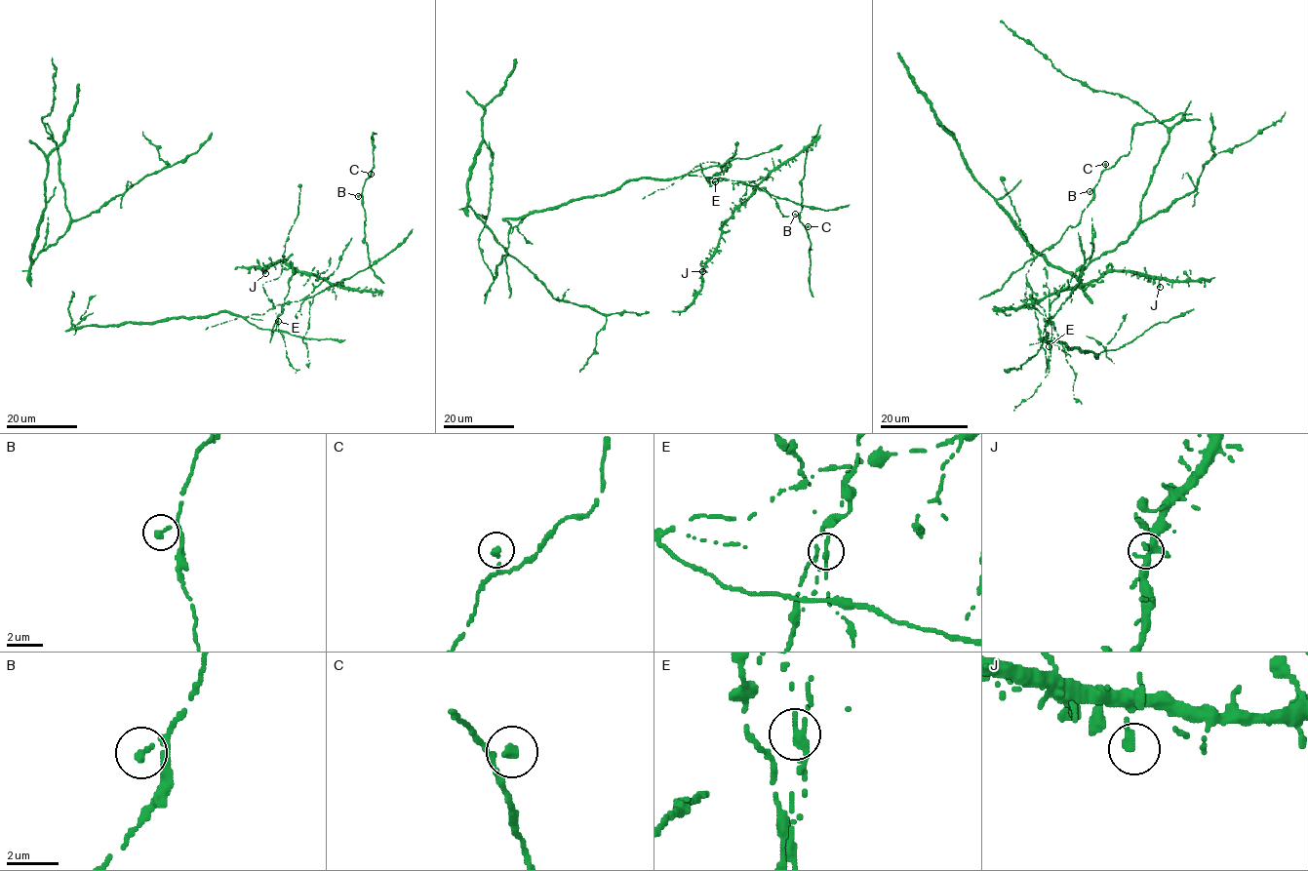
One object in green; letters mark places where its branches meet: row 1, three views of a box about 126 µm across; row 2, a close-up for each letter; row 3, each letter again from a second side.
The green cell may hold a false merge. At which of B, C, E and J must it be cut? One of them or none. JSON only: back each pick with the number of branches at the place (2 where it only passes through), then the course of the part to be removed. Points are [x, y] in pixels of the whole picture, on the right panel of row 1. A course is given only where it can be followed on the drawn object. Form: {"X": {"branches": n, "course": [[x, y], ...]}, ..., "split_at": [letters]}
{"E": {"branches": 1}, "split_at": ["E"]}

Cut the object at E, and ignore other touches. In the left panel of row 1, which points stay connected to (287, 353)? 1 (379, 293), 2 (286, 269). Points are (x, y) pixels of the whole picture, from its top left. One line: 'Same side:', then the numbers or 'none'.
Same side: 1, 2

